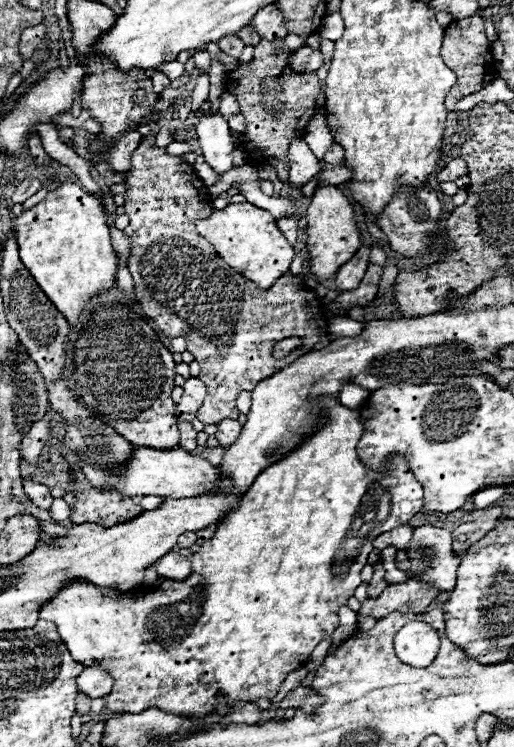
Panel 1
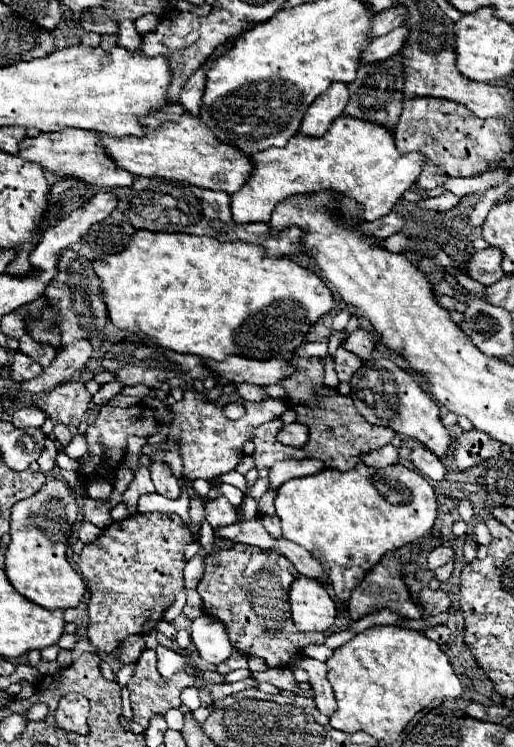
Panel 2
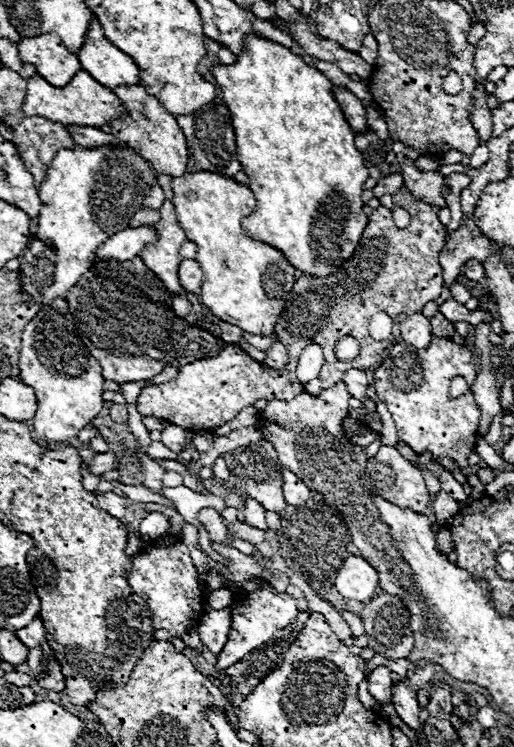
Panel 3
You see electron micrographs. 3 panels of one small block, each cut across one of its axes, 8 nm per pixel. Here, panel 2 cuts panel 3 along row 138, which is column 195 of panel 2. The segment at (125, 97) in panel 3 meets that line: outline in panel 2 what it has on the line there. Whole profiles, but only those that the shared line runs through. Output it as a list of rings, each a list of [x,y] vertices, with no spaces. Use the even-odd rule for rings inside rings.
[[[148,114],[140,116],[140,124],[144,126],[144,136],[124,136],[124,138],[102,138],[104,152],[126,172],[134,176],[146,178],[164,178],[178,180],[198,188],[212,188],[234,194],[240,190],[252,174],[250,158],[236,150],[234,146],[222,144],[214,138],[212,130],[204,126],[200,118],[190,114]]]

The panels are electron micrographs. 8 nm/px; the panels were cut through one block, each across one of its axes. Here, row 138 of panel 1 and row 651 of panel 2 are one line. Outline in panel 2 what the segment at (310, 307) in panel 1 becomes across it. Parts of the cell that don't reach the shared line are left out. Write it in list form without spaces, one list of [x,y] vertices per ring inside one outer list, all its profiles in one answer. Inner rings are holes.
[[[146,648],[142,650],[140,658],[136,660],[136,668],[134,674],[128,682],[128,690],[130,690],[130,700],[132,700],[132,712],[134,712],[134,722],[140,724],[142,728],[150,726],[150,718],[154,714],[164,716],[170,708],[180,708],[182,700],[180,700],[180,692],[188,686],[194,686],[194,680],[188,674],[174,674],[172,678],[164,678],[158,668],[156,668],[156,652]]]

